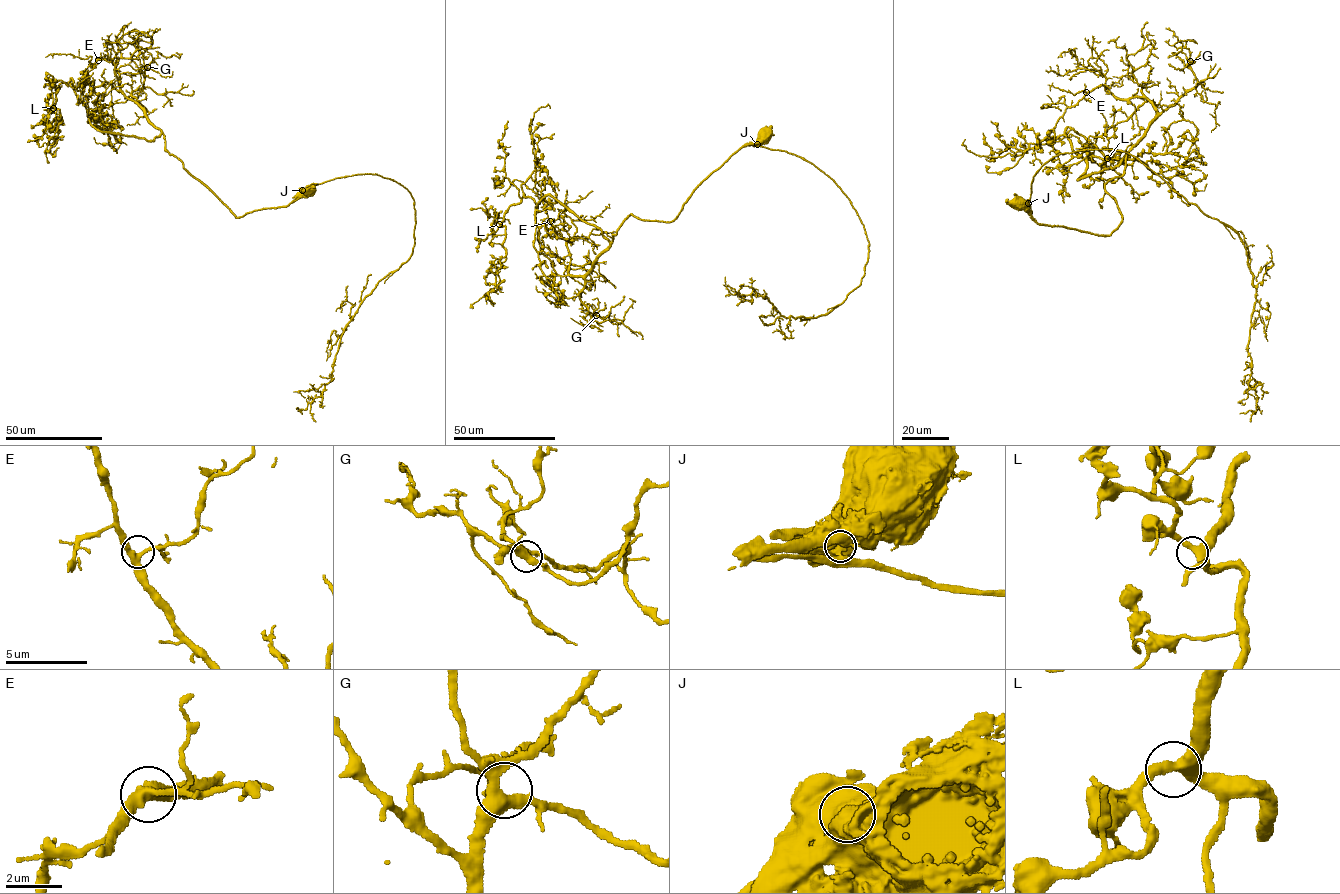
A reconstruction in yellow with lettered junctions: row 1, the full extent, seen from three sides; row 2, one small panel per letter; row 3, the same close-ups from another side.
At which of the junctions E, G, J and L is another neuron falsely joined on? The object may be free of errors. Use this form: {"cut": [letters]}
{"cut": ["J"]}

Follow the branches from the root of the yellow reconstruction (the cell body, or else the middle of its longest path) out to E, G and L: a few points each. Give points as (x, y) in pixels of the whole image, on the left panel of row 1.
E: (306, 191), (287, 205), (236, 217), (168, 153), (163, 133), (121, 89), (114, 64), (98, 60)
G: (306, 191), (287, 205), (236, 217), (168, 153), (163, 133), (131, 96), (143, 87), (147, 67)
L: (306, 191), (236, 217), (168, 153), (162, 134), (149, 141), (99, 131), (71, 78), (53, 108)

